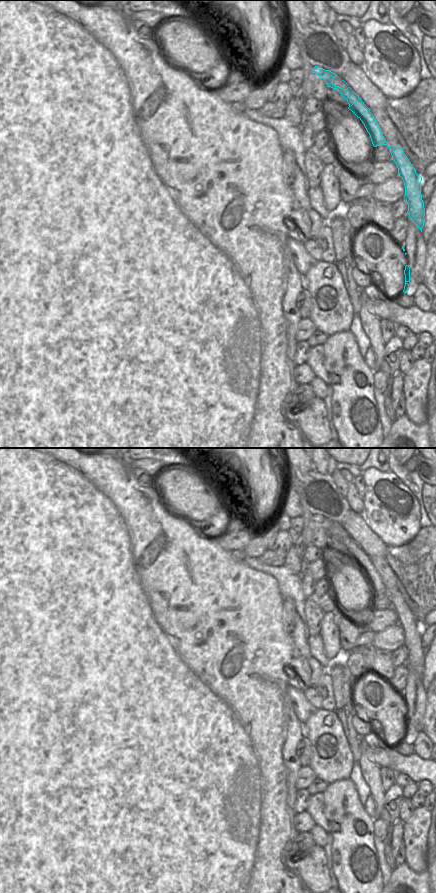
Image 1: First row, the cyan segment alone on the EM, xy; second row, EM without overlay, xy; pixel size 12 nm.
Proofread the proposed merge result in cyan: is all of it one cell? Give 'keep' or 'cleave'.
cleave

